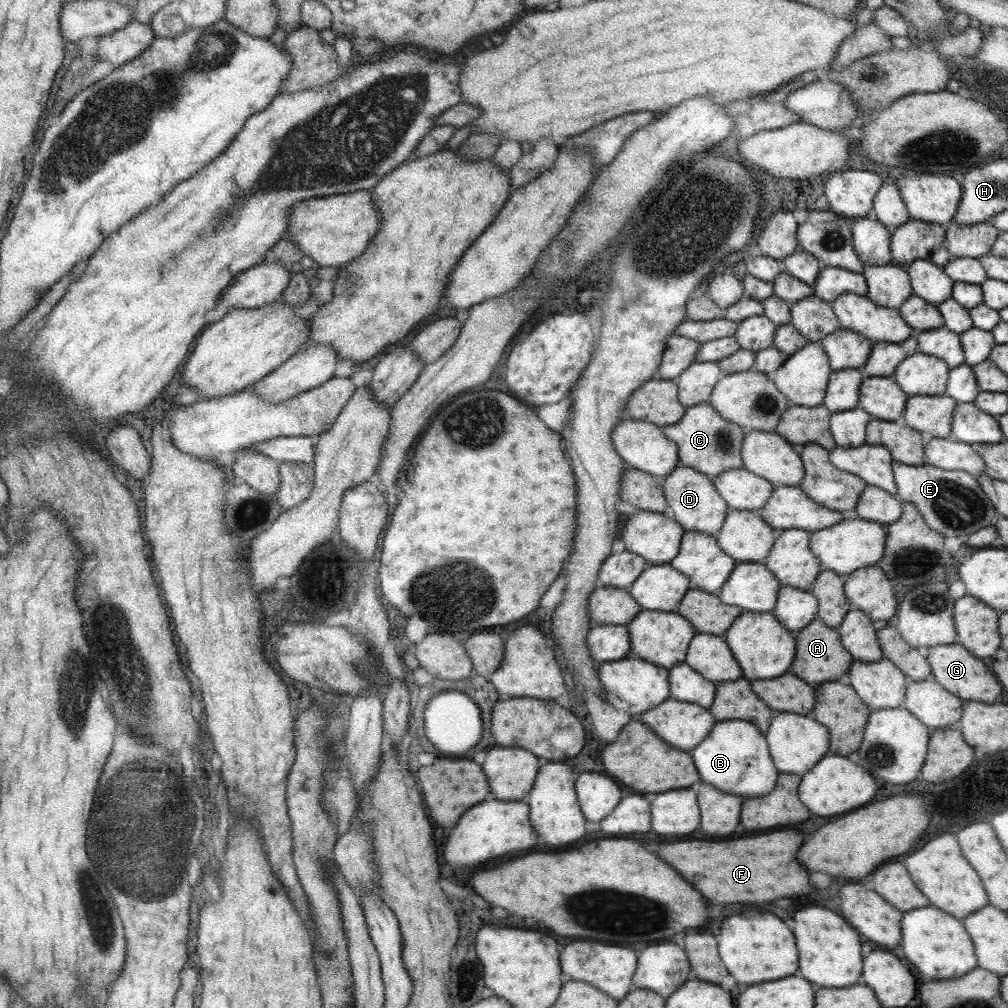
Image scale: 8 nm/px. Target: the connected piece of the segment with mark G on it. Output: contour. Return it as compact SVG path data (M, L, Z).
M957 642L951 643L949 646L942 644L928 647L926 660L933 672L934 680L963 702L977 701L991 704L1002 691L1002 686L999 686L999 682L995 680L993 672Z

